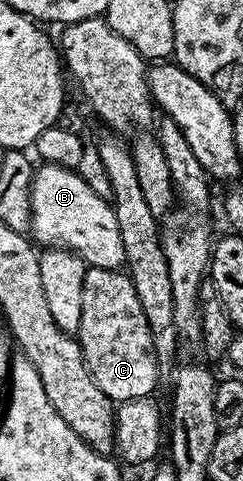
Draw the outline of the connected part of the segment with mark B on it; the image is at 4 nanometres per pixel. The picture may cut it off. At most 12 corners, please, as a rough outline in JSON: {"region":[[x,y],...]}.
{"region":[[38,167],[31,236],[94,268],[125,264],[112,203],[74,169]]}

